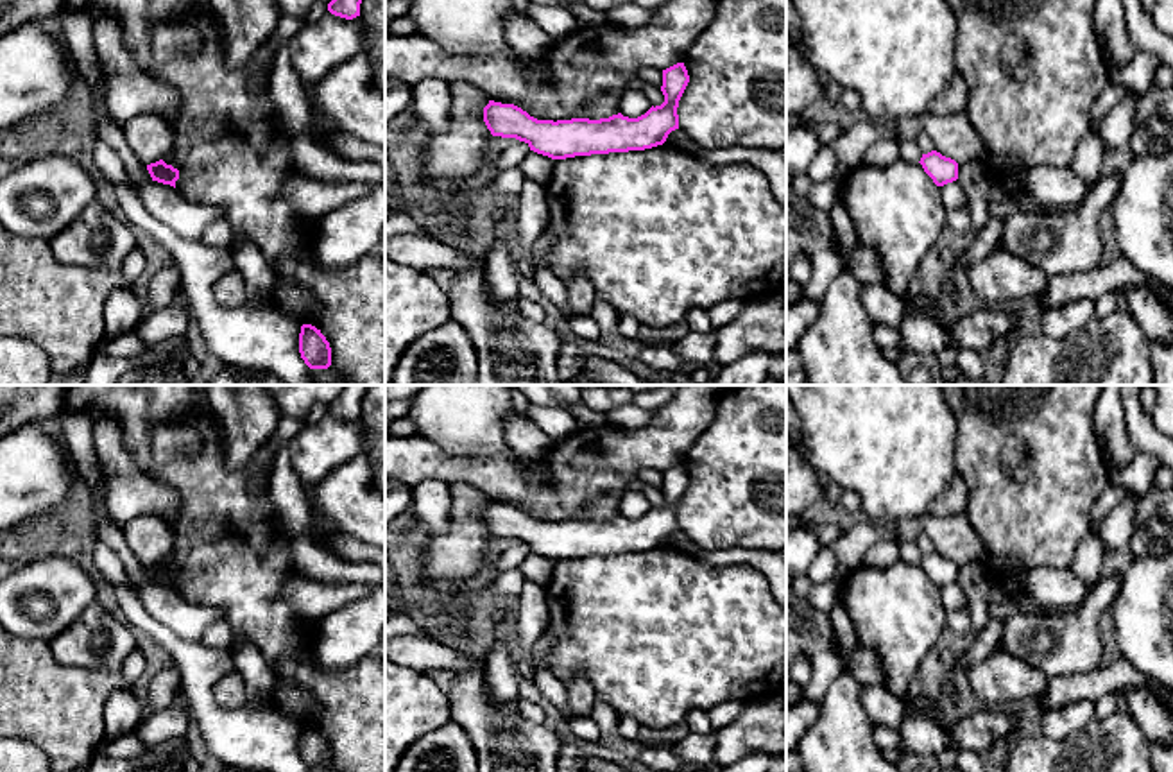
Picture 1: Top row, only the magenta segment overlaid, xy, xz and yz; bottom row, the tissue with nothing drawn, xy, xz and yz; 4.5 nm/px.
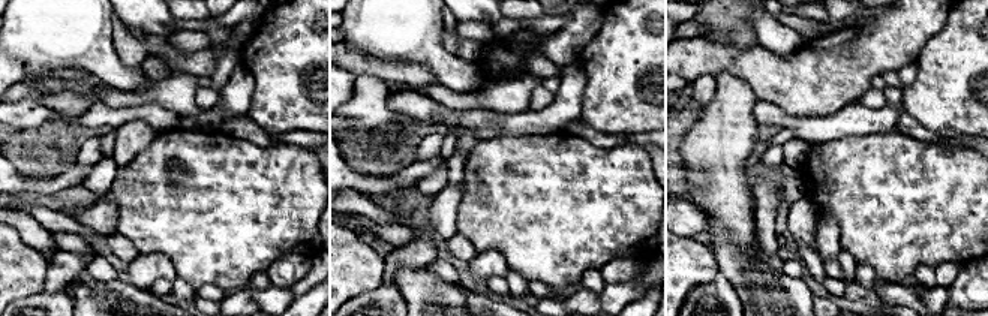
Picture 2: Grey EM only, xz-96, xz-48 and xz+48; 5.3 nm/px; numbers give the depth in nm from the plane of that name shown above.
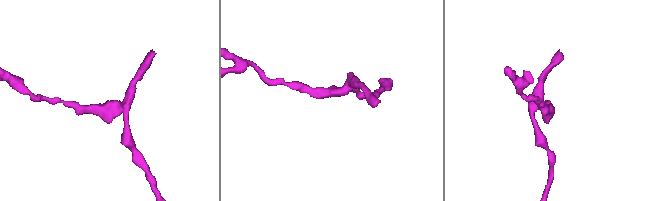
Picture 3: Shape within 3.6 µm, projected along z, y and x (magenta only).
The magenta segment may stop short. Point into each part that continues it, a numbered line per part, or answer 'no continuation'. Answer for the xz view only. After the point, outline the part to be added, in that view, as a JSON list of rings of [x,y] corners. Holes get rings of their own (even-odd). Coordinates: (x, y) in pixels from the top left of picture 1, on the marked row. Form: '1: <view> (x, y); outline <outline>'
no continuation

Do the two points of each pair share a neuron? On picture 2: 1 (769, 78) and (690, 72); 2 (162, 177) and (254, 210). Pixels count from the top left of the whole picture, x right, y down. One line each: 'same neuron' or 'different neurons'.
1: same neuron
2: same neuron

